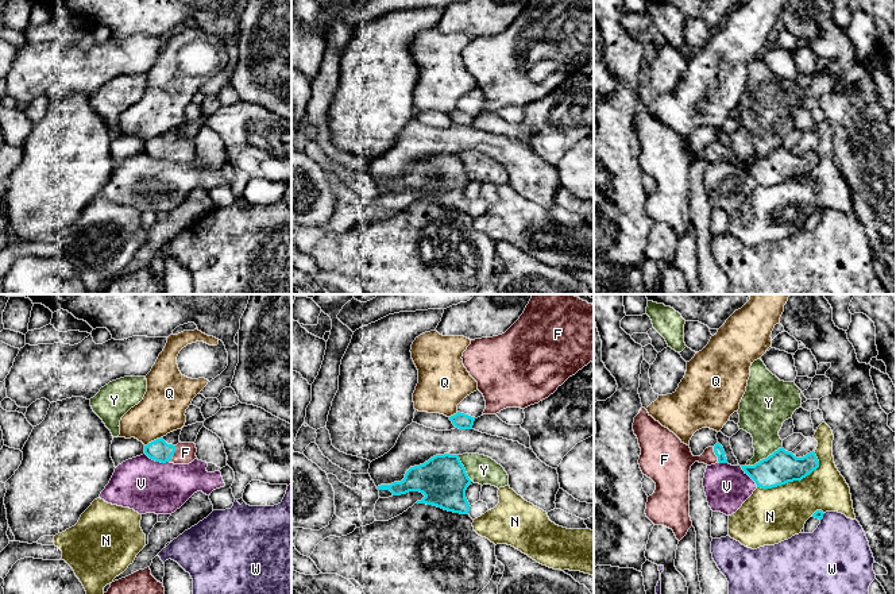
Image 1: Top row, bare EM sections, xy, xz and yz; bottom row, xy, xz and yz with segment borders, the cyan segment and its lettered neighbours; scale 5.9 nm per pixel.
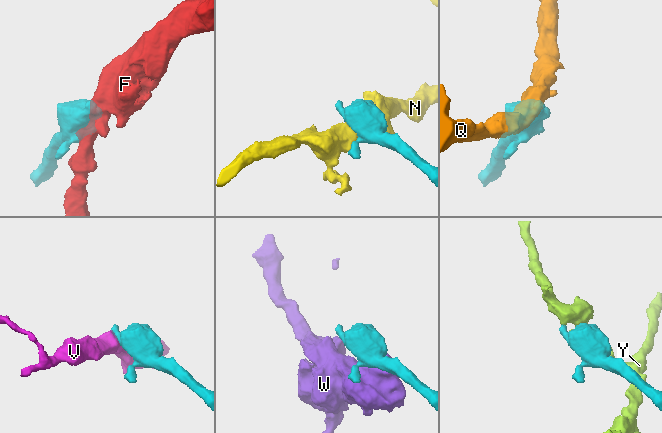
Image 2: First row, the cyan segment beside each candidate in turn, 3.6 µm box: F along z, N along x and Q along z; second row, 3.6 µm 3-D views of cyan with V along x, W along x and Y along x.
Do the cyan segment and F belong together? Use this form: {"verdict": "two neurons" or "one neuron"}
{"verdict": "one neuron"}

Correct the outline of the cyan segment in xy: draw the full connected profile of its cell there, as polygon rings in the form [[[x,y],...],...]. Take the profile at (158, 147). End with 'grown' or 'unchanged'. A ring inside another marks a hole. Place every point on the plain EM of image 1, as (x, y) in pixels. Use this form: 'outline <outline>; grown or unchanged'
outline [[[163,135],[157,136],[144,143],[144,151],[161,161],[189,162],[196,154],[197,146],[194,140],[178,140],[177,143],[167,142]]]; grown

